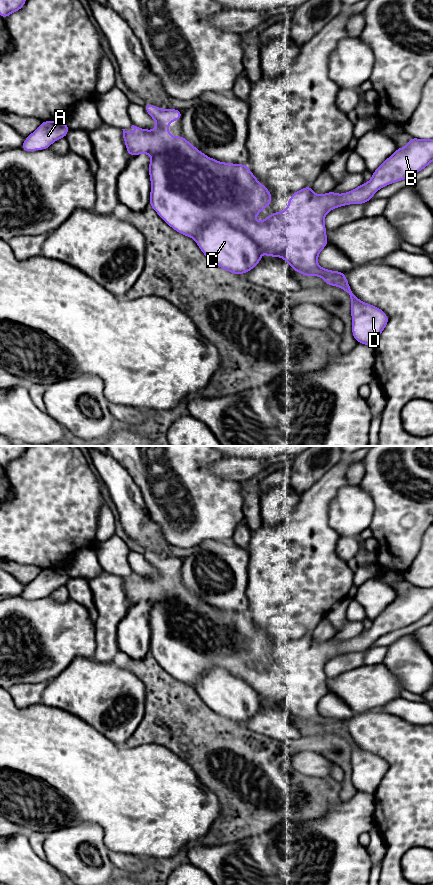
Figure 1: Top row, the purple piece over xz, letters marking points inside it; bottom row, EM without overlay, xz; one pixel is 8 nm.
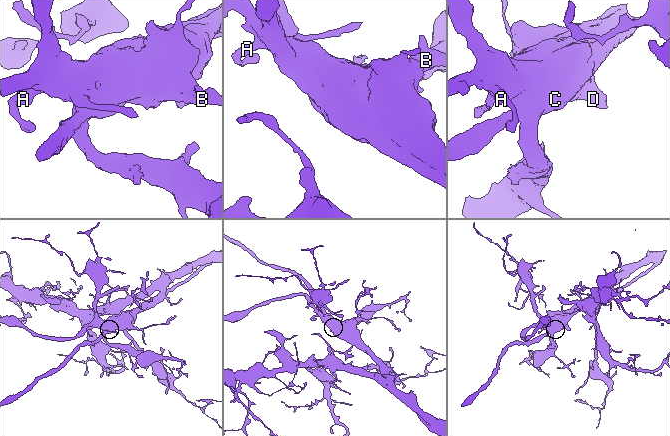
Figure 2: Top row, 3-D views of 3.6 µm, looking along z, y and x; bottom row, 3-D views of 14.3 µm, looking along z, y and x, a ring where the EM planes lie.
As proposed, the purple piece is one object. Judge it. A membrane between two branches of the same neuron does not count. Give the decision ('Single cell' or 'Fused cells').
Fused cells

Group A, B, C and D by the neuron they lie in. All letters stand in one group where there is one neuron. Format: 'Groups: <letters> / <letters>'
Groups: A B D / C

